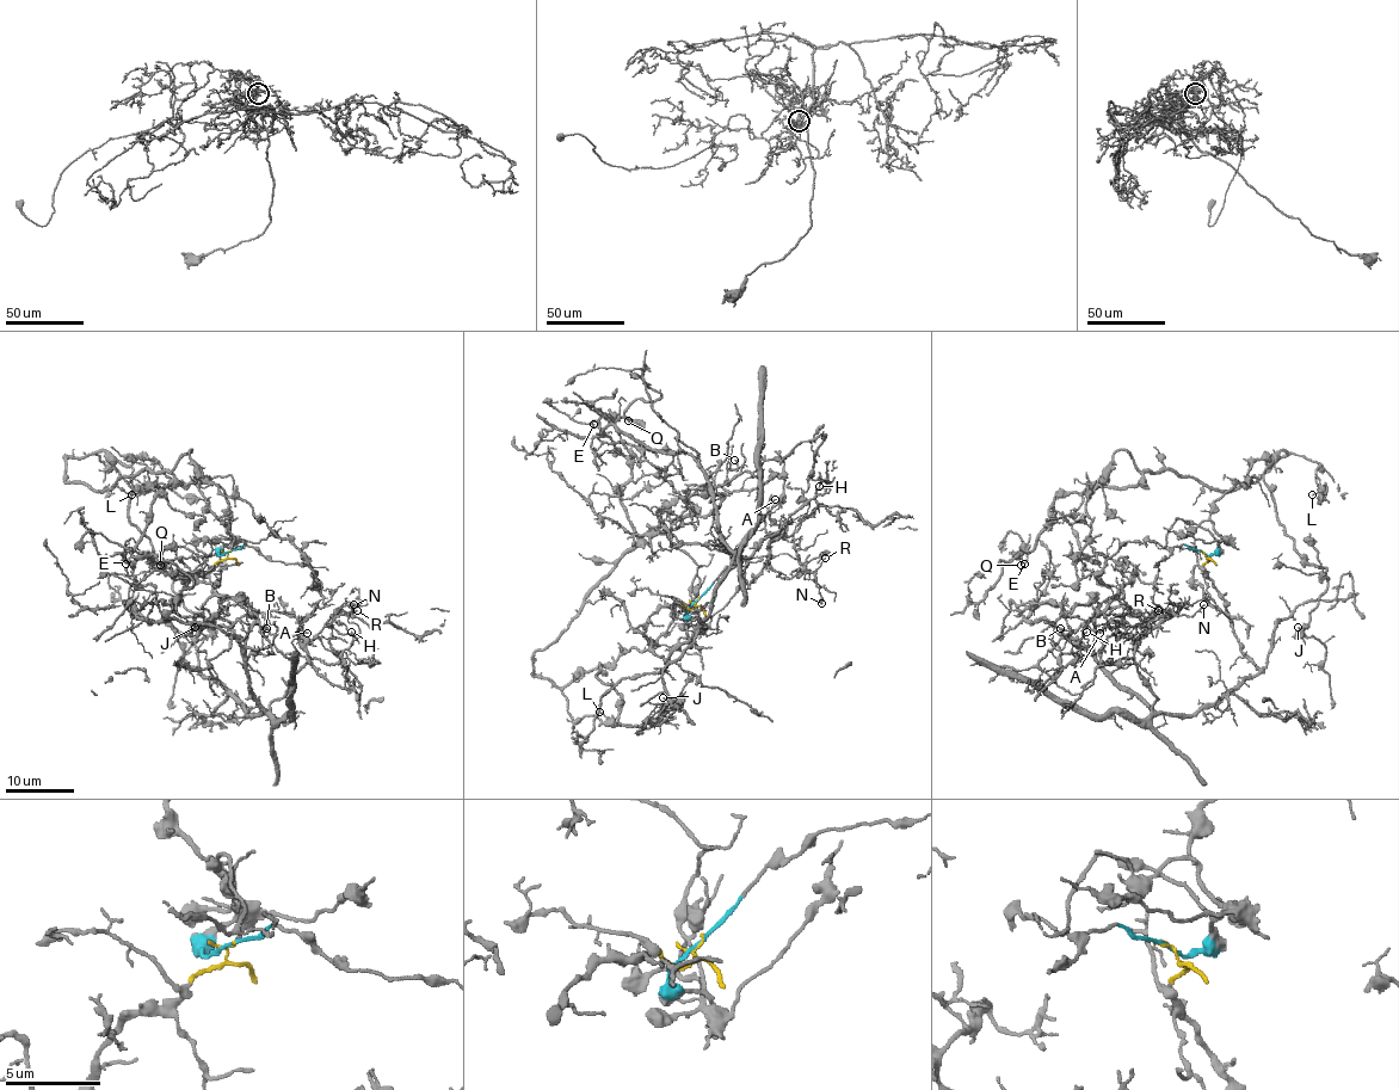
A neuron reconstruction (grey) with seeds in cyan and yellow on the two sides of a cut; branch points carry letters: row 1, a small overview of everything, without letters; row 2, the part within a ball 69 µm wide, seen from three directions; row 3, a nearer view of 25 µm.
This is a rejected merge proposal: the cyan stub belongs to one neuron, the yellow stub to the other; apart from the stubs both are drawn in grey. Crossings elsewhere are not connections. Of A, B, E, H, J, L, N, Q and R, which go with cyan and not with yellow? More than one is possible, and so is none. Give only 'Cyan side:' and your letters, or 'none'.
Cyan side: E, J, L, Q

